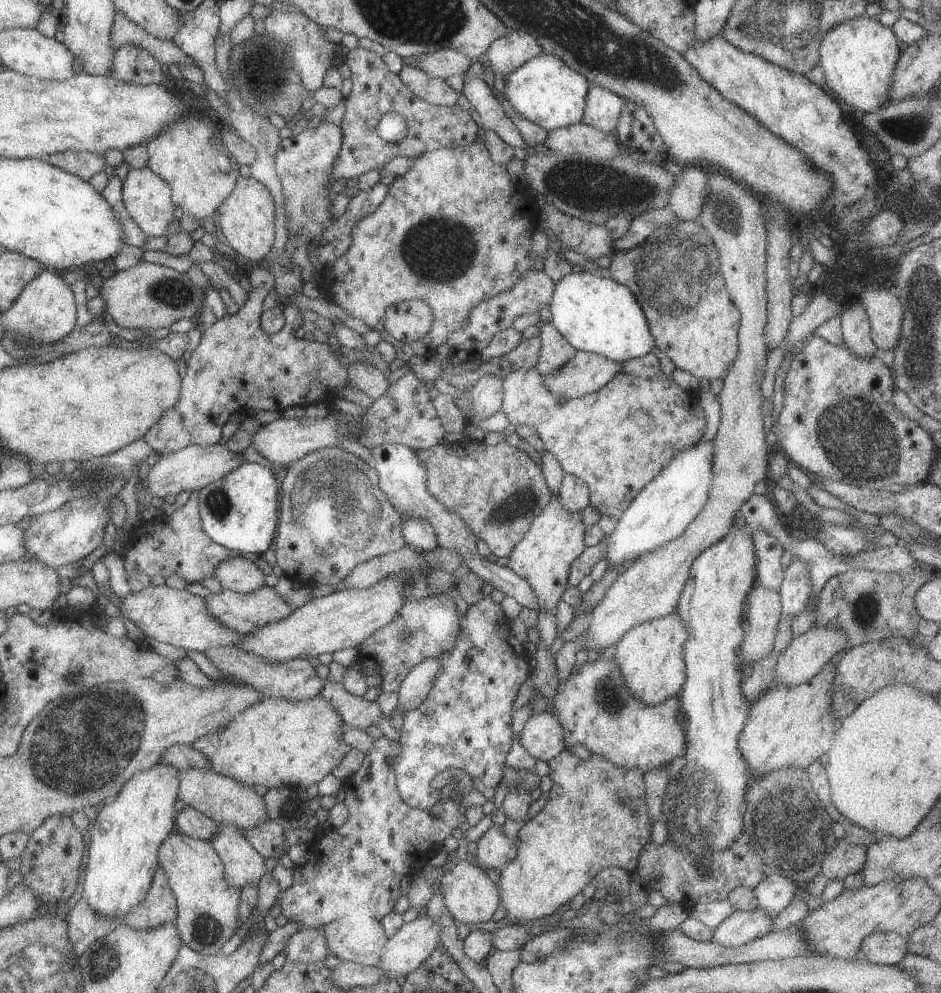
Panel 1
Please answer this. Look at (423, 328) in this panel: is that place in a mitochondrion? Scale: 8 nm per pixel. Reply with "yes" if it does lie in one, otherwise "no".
no

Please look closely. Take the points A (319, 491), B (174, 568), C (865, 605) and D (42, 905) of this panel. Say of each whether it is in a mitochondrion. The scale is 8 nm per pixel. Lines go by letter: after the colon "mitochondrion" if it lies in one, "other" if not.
A: mitochondrion
B: other
C: mitochondrion
D: other

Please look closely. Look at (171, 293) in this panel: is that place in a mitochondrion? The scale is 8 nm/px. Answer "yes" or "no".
yes

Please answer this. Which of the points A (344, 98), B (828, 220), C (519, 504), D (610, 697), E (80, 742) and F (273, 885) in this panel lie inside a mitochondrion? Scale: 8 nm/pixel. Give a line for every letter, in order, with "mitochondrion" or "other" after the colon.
A: other
B: other
C: mitochondrion
D: mitochondrion
E: mitochondrion
F: other

